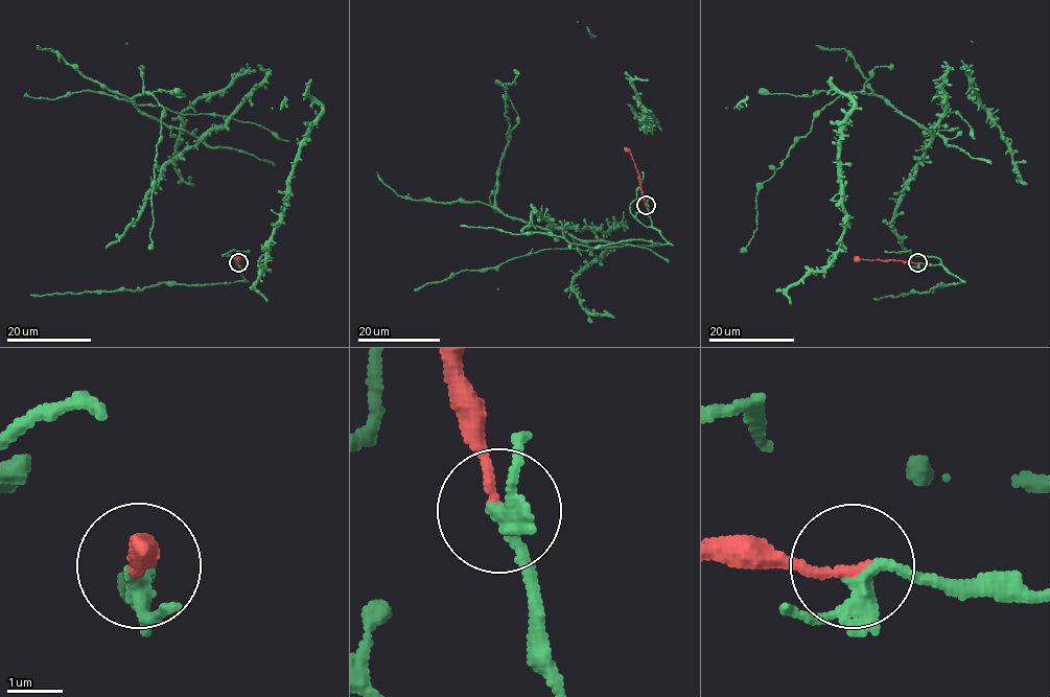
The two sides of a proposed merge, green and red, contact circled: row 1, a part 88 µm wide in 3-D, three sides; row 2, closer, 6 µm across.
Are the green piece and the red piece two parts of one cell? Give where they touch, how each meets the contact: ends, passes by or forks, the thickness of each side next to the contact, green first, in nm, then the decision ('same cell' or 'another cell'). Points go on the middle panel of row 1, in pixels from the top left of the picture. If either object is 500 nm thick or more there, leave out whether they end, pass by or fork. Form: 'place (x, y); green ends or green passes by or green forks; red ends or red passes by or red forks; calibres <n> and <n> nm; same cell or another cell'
place (646, 205); green passes by; red ends; calibres 280 and 190 nm; same cell

